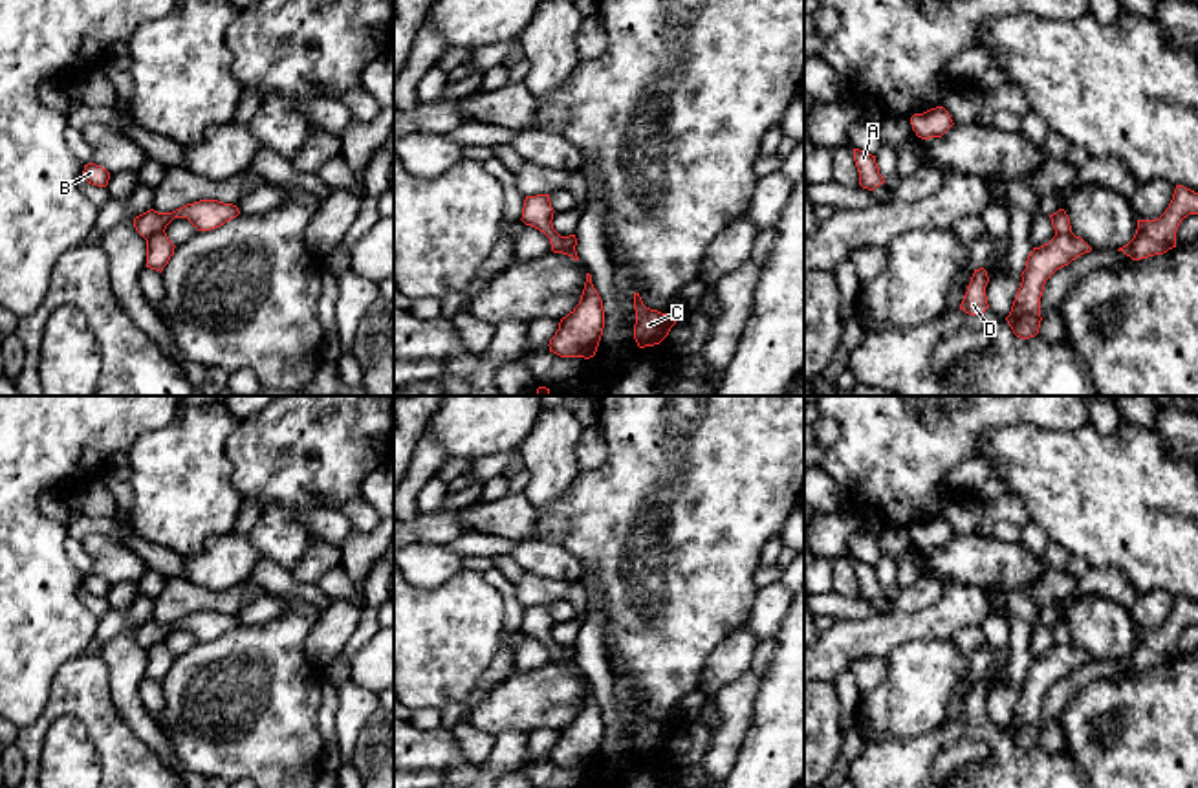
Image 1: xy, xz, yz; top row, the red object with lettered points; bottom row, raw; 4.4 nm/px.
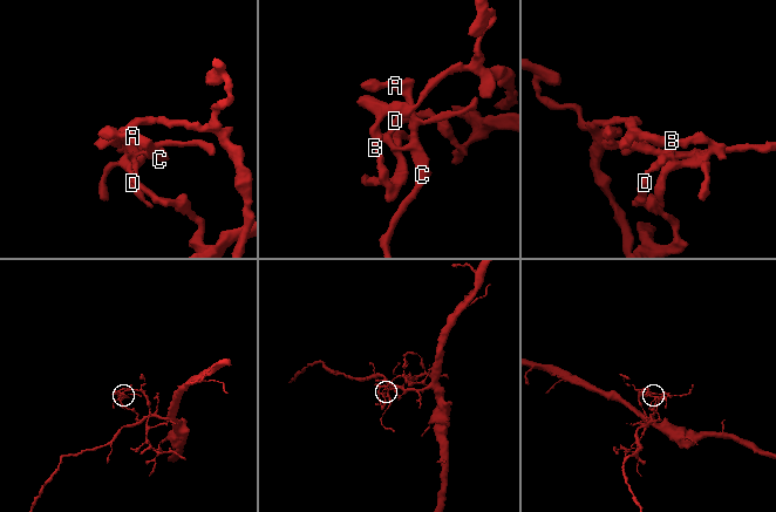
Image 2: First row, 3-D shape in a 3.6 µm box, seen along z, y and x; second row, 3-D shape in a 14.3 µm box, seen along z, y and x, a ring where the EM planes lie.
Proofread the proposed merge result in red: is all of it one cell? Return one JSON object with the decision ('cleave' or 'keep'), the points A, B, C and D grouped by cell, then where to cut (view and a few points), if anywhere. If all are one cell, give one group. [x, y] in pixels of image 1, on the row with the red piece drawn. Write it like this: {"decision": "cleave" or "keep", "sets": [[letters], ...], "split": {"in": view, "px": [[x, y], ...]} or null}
{"decision": "cleave", "sets": [["A", "C", "D"], ["B"]], "split": {"in": "xy", "px": [[163, 229], [145, 239]]}}

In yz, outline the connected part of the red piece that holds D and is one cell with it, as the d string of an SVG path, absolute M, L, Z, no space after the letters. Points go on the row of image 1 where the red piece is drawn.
M984 268L975 269L967 291L964 295L964 301L960 304L960 310L964 310L969 315L984 313L989 308L986 297L987 282L989 282L987 271Z

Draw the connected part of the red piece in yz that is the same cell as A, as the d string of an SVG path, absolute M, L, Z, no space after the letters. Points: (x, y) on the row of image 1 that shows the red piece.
M854 148L854 161L859 172L859 185L863 189L874 191L881 183L885 183L883 176L879 174L879 167L876 163L876 156Z

